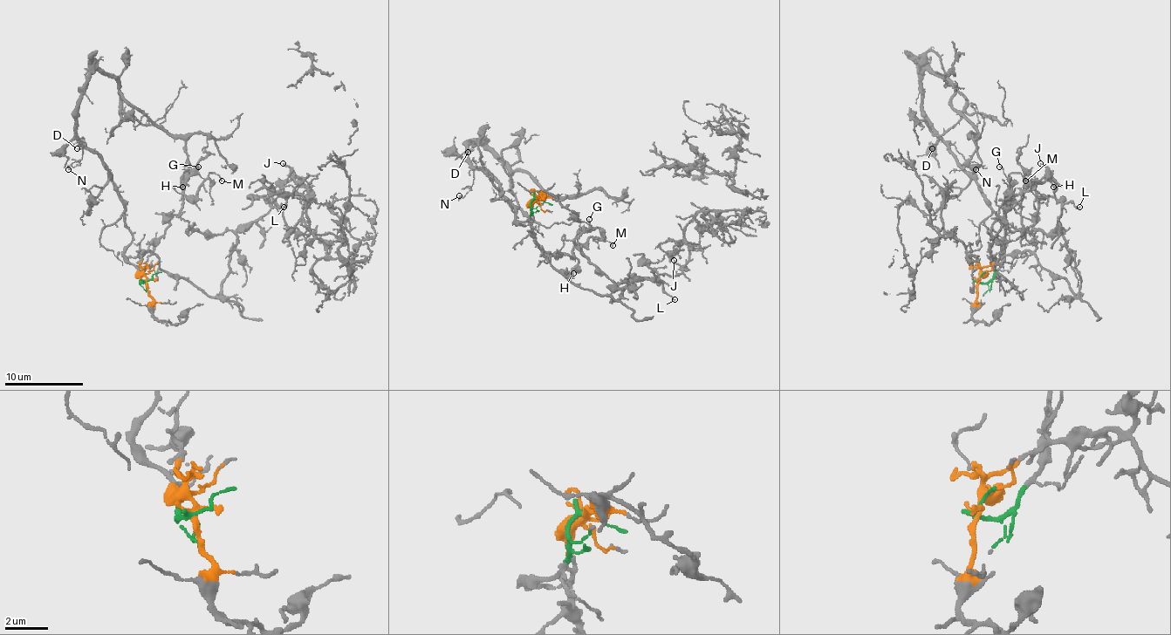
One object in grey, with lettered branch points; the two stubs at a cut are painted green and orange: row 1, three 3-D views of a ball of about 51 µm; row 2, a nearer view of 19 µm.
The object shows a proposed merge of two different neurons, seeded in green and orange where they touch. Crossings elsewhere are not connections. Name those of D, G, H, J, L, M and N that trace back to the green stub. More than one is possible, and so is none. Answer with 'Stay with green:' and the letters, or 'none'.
Stay with green: D, N

